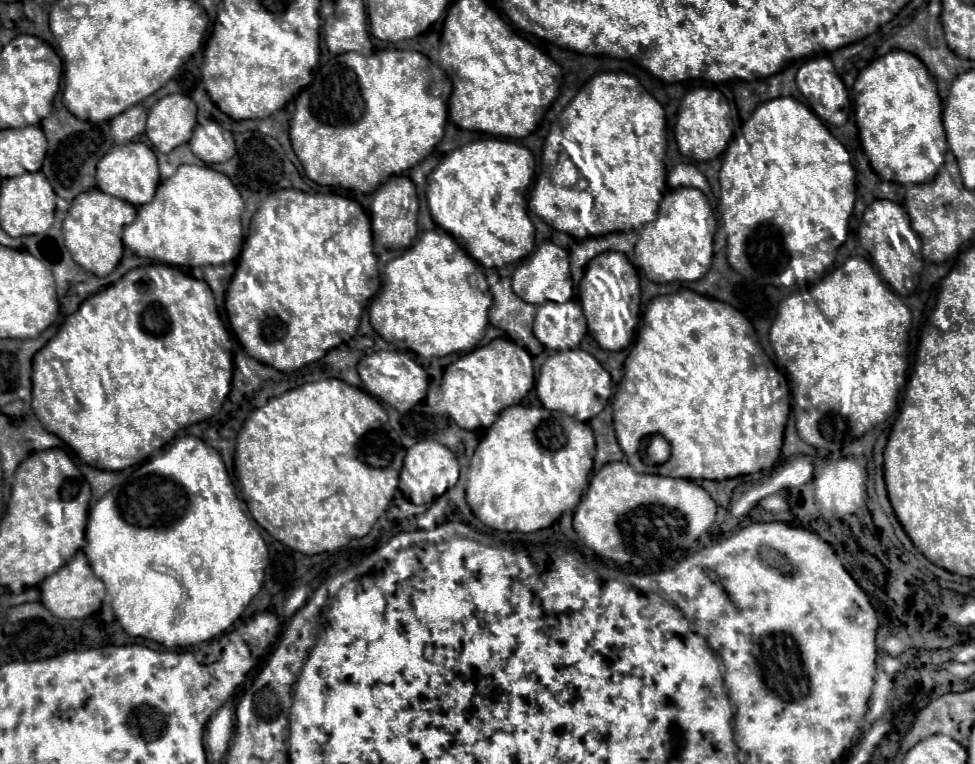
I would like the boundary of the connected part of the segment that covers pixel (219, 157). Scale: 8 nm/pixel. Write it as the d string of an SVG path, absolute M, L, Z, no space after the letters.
M214 120L206 124L196 124L188 146L190 152L206 164L222 164L236 154L232 134Z

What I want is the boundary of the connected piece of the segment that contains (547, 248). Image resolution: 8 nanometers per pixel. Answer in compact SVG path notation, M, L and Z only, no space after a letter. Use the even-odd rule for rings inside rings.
M552 242L542 244L532 256L524 258L515 268L512 275L512 290L528 304L544 304L544 302L568 302L574 296L574 286L570 280L570 264L568 252L558 248Z

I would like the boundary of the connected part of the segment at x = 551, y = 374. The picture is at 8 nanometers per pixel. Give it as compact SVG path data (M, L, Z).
M580 348L554 352L546 358L540 368L540 378L536 382L536 394L544 408L564 412L574 420L588 422L598 416L612 396L612 380L610 374L592 358L588 352Z

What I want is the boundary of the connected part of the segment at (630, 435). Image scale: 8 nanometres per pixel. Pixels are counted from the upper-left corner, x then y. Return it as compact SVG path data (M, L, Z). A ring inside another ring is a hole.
M682 290L682 292L676 292L676 294L668 294L668 296L656 296L646 306L643 313L643 322L644 326L640 330L640 338L638 338L636 346L632 348L630 356L626 358L624 380L618 384L611 400L616 438L618 438L618 444L620 444L622 452L626 454L628 462L632 466L636 466L638 472L644 472L644 474L672 476L672 478L684 478L684 480L728 480L728 478L770 470L778 461L782 450L782 442L784 442L784 426L786 426L790 412L790 388L788 388L786 378L776 370L776 366L770 362L770 358L764 354L764 350L754 340L752 324L738 310L728 306L726 302L700 296L692 290ZM654 434L662 436L670 444L670 462L666 462L662 466L650 466L650 464L646 466L646 462L638 462L638 458L636 458L638 440L644 440L644 438L654 436Z

